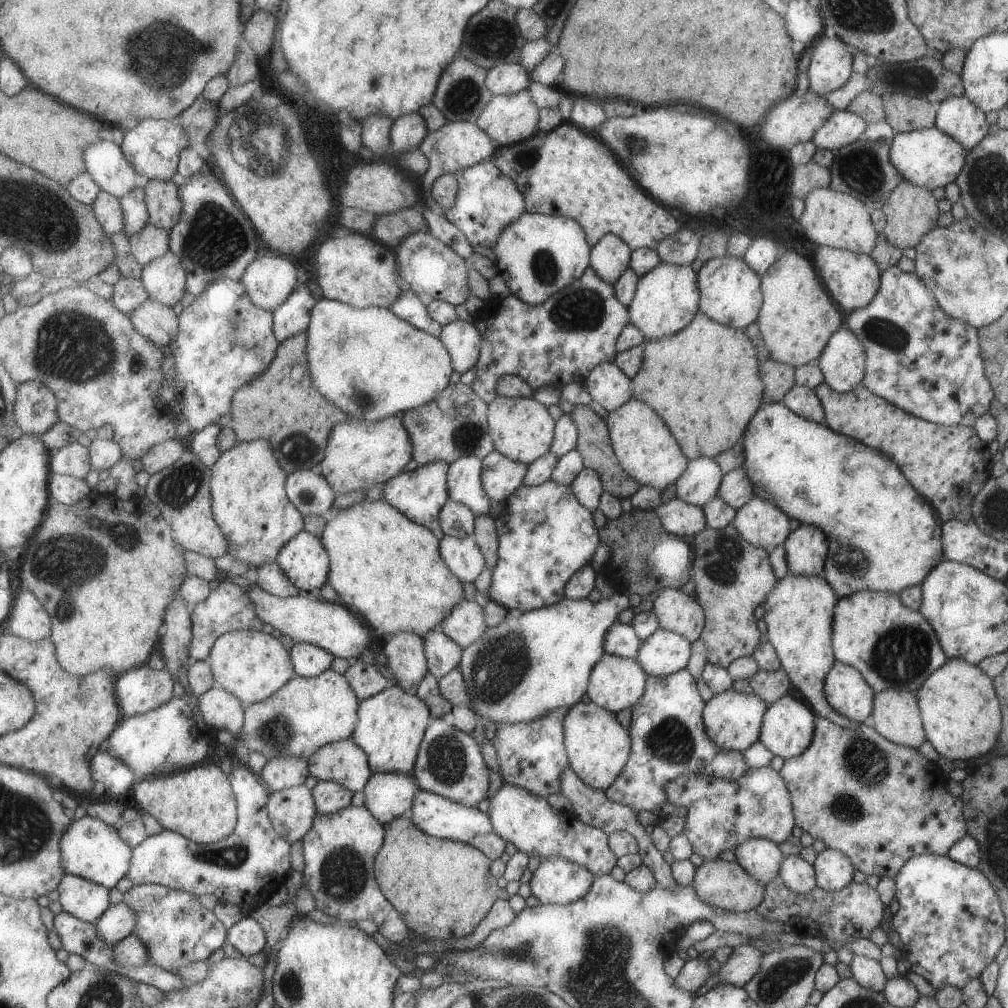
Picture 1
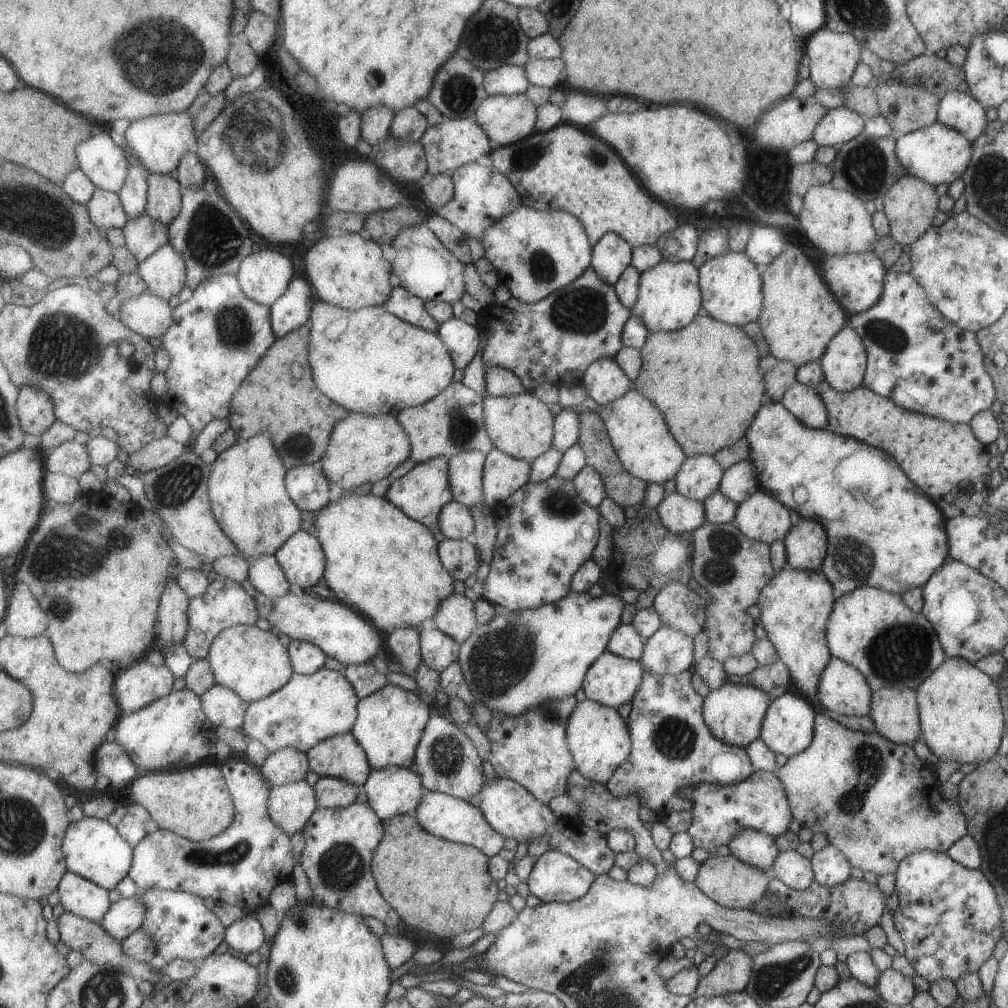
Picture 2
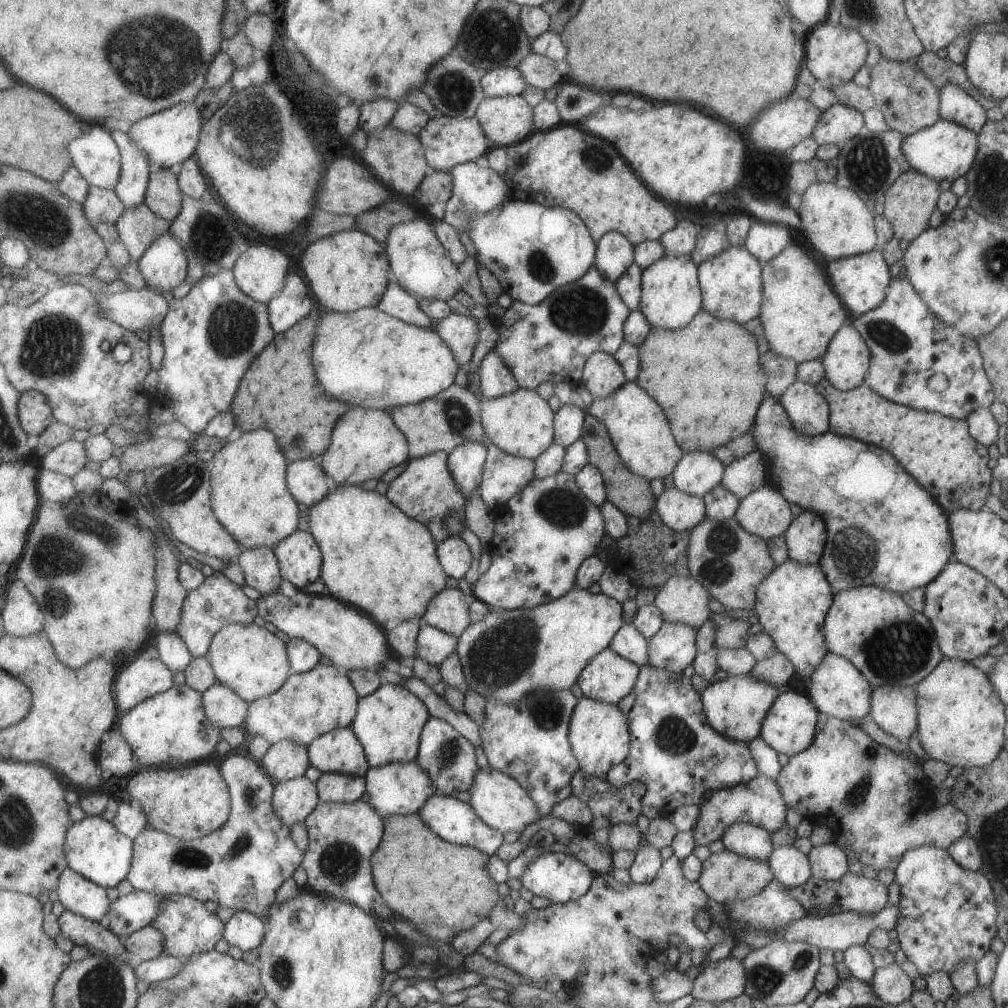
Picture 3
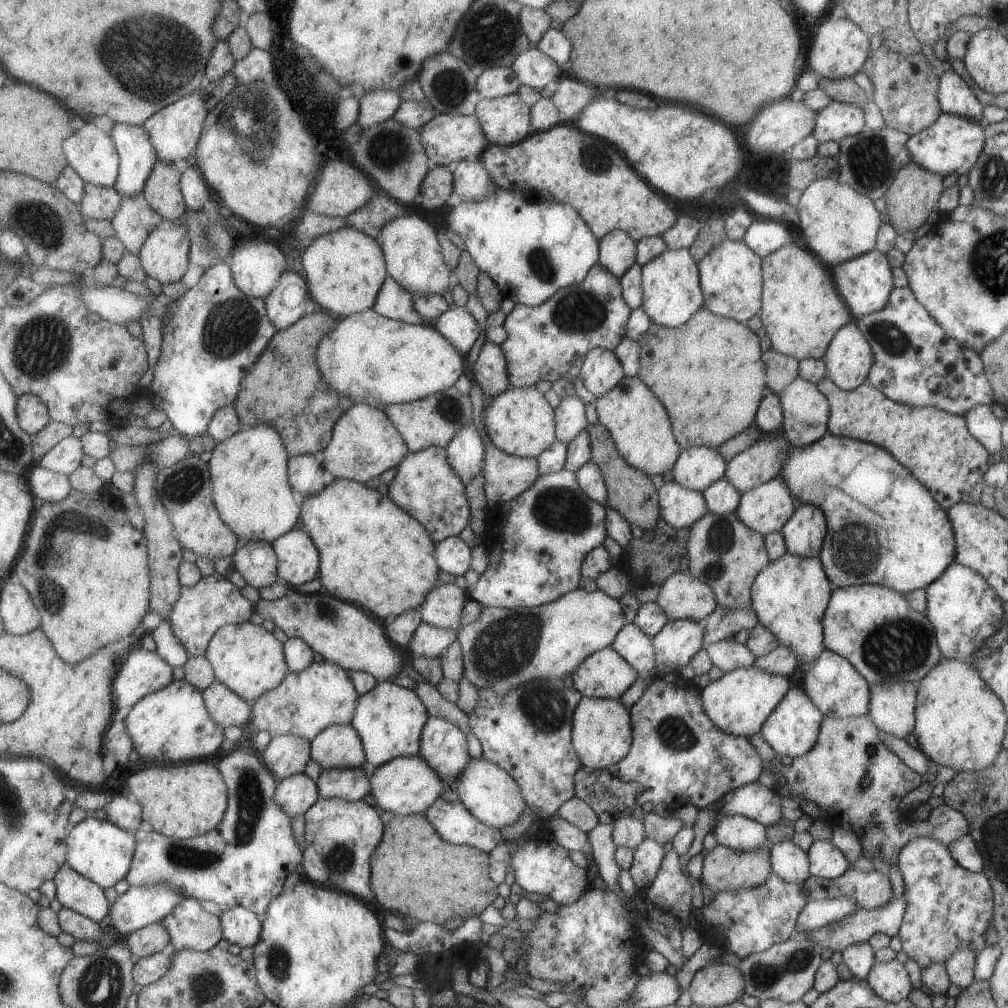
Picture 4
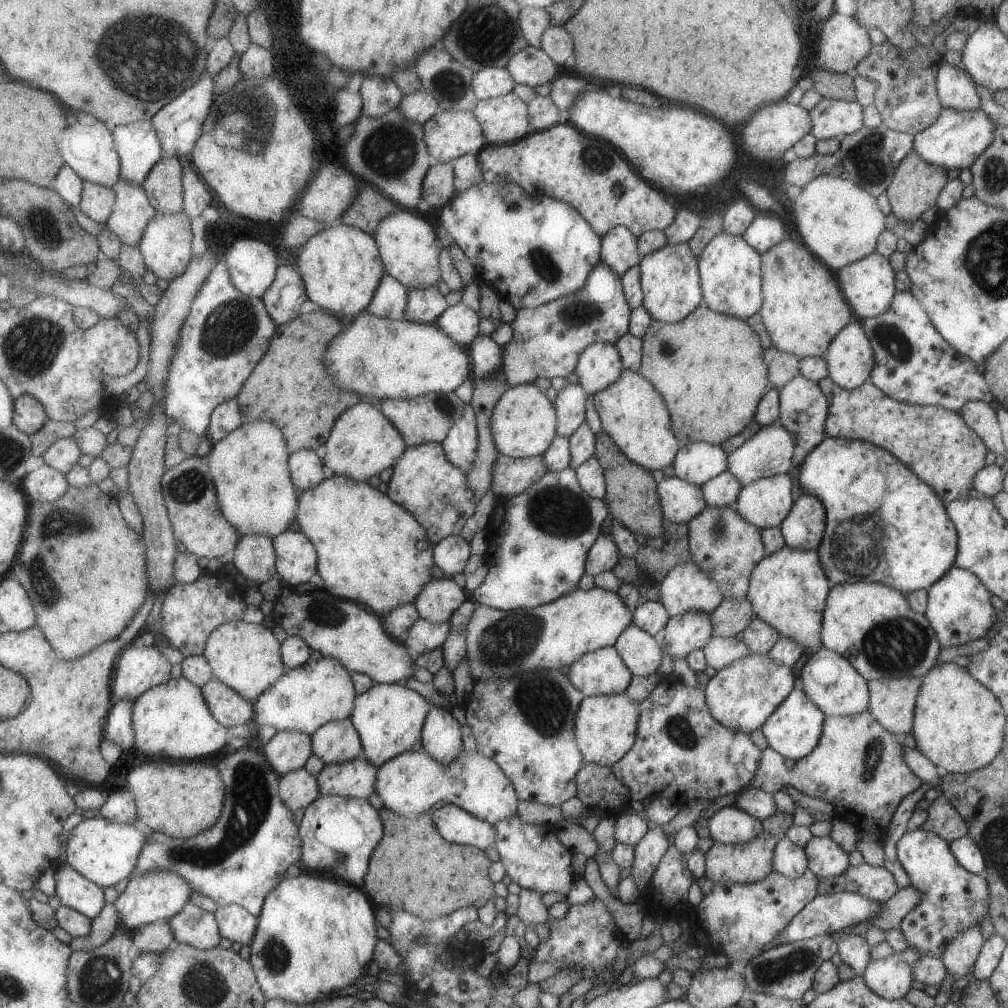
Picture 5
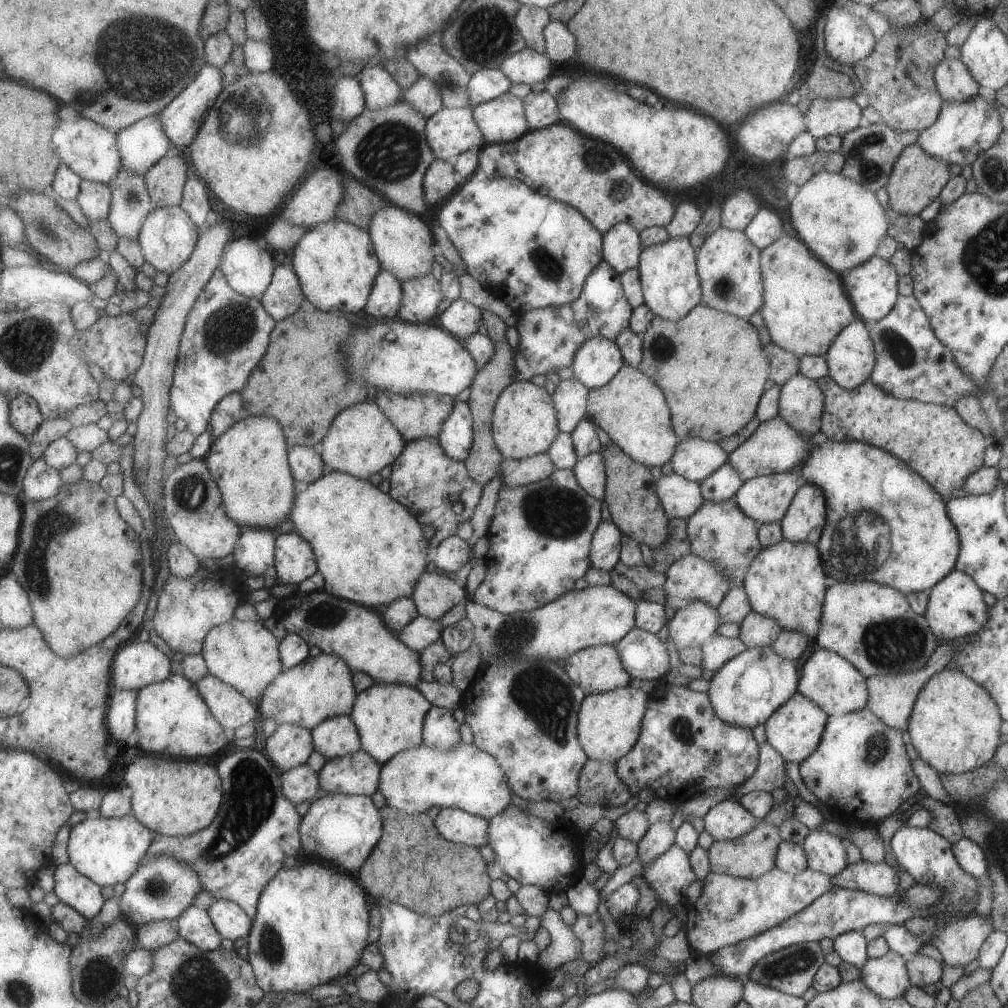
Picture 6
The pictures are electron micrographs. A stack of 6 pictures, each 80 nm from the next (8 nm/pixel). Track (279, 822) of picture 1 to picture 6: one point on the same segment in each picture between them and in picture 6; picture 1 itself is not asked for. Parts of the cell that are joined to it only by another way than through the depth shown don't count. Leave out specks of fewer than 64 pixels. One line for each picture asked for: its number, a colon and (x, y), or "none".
2: (292, 806)
3: (294, 800)
4: (297, 794)
5: (299, 789)
6: (301, 784)

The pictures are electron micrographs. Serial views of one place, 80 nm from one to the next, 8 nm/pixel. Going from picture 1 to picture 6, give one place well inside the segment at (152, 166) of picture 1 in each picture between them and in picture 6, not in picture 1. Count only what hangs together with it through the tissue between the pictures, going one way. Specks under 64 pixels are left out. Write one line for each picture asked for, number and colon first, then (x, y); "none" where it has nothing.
2: (160, 142)
3: (169, 137)
4: (175, 131)
5: (180, 124)
6: (182, 119)

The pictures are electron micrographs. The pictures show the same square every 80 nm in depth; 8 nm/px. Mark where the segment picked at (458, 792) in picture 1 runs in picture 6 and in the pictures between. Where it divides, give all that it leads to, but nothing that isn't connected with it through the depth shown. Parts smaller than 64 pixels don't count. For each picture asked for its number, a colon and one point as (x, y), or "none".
2: (446, 759)
3: (445, 753)
4: (444, 745)
5: (443, 737)
6: (442, 730)

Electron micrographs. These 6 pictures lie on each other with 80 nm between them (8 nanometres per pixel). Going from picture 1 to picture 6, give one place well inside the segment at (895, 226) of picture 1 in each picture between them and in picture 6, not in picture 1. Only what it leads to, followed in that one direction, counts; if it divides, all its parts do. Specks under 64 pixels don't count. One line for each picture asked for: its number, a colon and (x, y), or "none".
2: (909, 205)
3: (908, 202)
4: (913, 194)
5: (915, 186)
6: (916, 178)

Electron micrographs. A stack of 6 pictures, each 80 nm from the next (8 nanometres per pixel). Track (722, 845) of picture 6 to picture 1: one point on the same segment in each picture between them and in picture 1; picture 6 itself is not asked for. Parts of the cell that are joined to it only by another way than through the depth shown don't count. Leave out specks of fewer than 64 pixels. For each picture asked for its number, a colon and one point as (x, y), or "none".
1: (725, 885)
2: (725, 880)
3: (724, 875)
4: (723, 868)
5: (750, 862)

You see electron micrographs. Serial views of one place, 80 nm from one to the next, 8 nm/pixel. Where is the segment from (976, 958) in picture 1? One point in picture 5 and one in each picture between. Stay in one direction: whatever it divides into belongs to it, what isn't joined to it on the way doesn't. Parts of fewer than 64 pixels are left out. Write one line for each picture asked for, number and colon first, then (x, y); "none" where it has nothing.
2: (948, 919)
3: (947, 914)
4: (948, 908)
5: (952, 899)

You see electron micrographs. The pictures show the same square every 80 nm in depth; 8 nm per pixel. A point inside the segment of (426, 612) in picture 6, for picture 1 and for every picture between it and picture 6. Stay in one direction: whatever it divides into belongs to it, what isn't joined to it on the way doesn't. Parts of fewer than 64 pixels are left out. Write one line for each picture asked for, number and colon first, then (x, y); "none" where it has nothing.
1: (466, 623)
2: (457, 618)
3: (449, 611)
4: (444, 607)
5: (441, 598)

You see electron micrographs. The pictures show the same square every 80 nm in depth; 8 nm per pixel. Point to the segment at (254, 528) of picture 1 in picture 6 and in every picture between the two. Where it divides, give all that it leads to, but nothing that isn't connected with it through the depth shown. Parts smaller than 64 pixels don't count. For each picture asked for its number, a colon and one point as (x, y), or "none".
2: (250, 498)
3: (250, 495)
4: (250, 471)
5: (251, 467)
6: (251, 464)

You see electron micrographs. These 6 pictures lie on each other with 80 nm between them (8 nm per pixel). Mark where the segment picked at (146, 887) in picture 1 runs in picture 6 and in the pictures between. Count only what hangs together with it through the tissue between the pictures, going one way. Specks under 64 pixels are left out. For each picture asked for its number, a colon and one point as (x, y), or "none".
2: (184, 928)
3: (189, 928)
4: (190, 926)
5: (193, 926)
6: (196, 926)

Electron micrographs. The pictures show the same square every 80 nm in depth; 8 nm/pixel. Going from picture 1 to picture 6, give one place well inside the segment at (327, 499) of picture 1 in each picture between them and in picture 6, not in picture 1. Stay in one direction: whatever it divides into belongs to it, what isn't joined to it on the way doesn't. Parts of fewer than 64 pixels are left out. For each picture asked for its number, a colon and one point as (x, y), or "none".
2: (308, 485)
3: (306, 479)
4: (306, 472)
5: (307, 469)
6: (307, 464)

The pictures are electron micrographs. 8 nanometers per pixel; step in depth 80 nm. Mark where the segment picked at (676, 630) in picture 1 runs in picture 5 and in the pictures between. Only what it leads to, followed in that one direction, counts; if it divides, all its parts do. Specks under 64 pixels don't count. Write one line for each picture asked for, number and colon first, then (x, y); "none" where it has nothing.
2: (679, 607)
3: (681, 600)
4: (680, 596)
5: (685, 587)

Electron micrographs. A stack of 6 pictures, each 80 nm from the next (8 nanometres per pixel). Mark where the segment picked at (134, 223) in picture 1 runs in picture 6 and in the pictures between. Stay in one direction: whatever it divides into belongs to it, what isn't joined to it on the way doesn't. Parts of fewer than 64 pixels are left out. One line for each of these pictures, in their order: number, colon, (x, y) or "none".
2: (134, 195)
3: (132, 188)
4: (138, 156)
5: (139, 146)
6: (142, 145)

